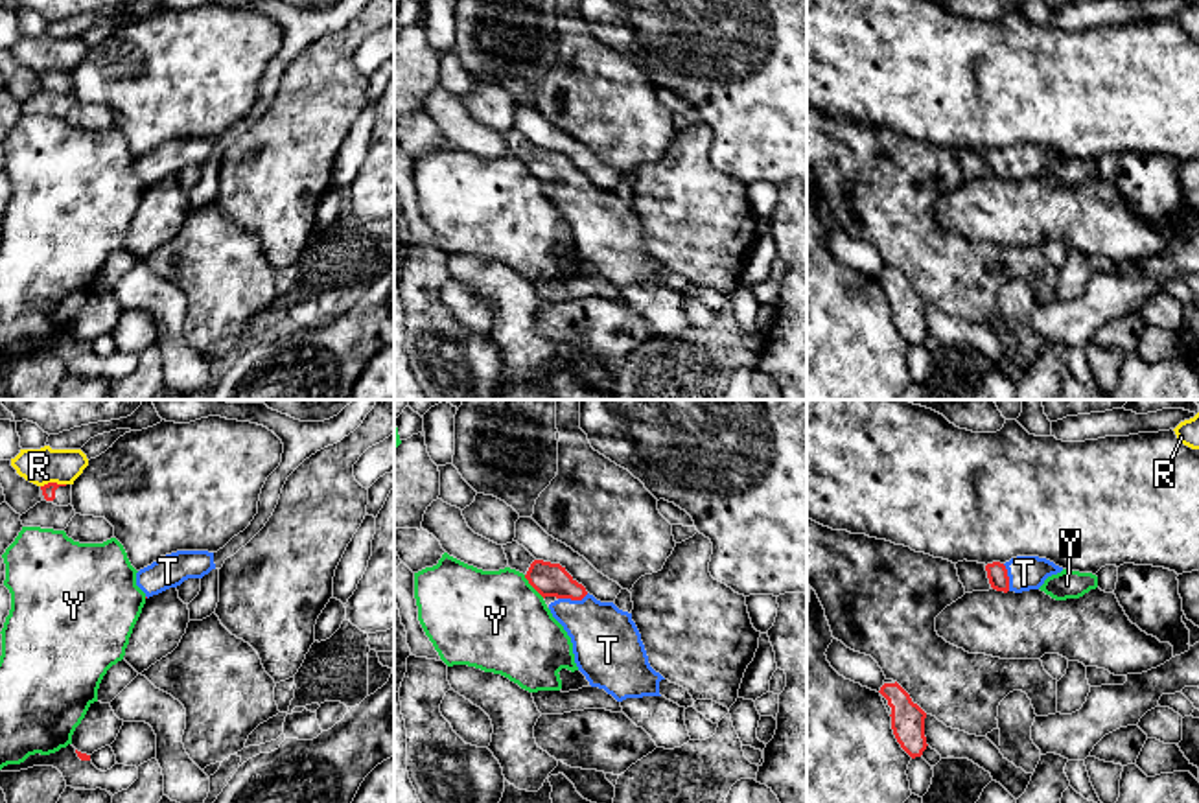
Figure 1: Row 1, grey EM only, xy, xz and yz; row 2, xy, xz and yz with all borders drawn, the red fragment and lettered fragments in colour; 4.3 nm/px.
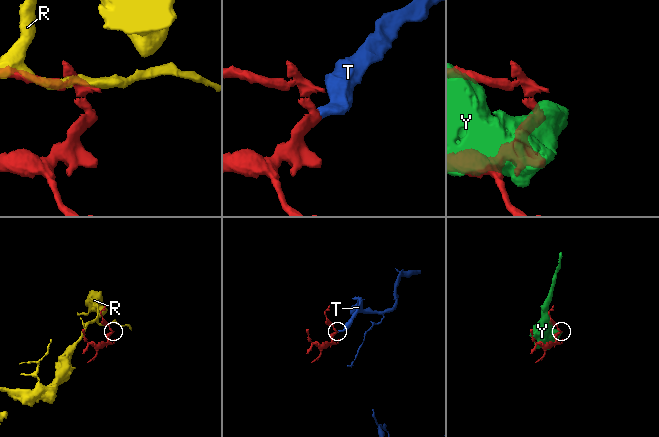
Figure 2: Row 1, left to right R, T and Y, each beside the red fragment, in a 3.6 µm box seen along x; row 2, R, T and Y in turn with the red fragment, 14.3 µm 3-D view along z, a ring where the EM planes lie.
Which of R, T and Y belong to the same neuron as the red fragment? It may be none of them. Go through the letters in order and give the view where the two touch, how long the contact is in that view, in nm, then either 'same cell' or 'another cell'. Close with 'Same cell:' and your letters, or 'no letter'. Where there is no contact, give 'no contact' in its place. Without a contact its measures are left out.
R: contact in xy; length 110 nm; another cell
T: contact in xz; length 140 nm; same cell
Y: contact in xz; length 140 nm; another cell
Same cell: T

